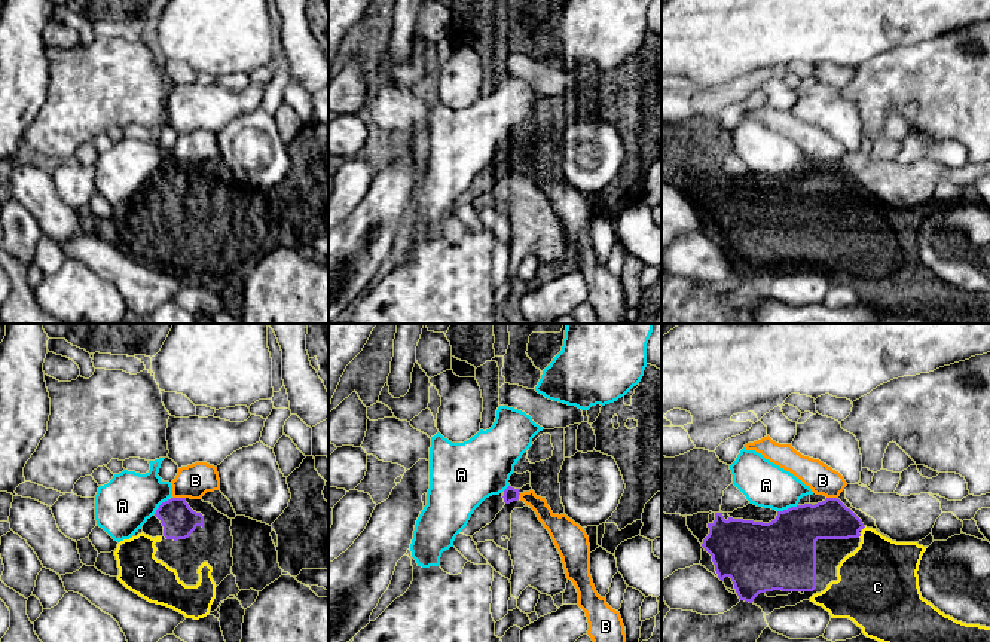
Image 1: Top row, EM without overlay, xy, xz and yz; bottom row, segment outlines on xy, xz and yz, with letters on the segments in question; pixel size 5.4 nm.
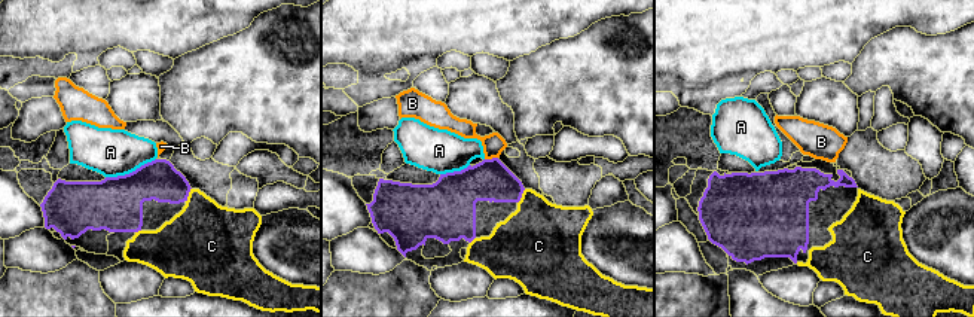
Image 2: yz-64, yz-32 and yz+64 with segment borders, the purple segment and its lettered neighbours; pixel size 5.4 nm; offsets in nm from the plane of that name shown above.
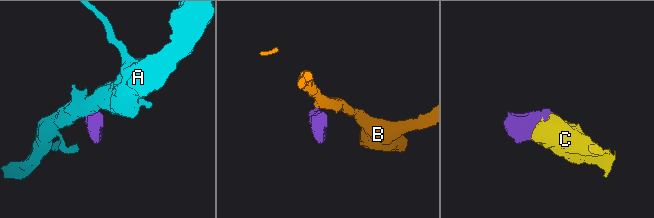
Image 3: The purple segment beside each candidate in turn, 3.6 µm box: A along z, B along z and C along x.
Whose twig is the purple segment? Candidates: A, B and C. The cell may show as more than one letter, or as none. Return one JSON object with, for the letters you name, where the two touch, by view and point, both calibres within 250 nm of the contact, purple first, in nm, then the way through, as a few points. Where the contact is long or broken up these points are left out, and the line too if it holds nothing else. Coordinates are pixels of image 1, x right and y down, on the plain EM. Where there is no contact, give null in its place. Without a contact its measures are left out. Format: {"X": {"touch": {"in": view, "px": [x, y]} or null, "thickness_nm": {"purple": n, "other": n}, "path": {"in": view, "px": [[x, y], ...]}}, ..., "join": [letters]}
{"C": {"touch": {"in": "yz", "px": [859, 202]}, "thickness_nm": {"purple": 220, "other": 400}}, "join": ["C"]}

